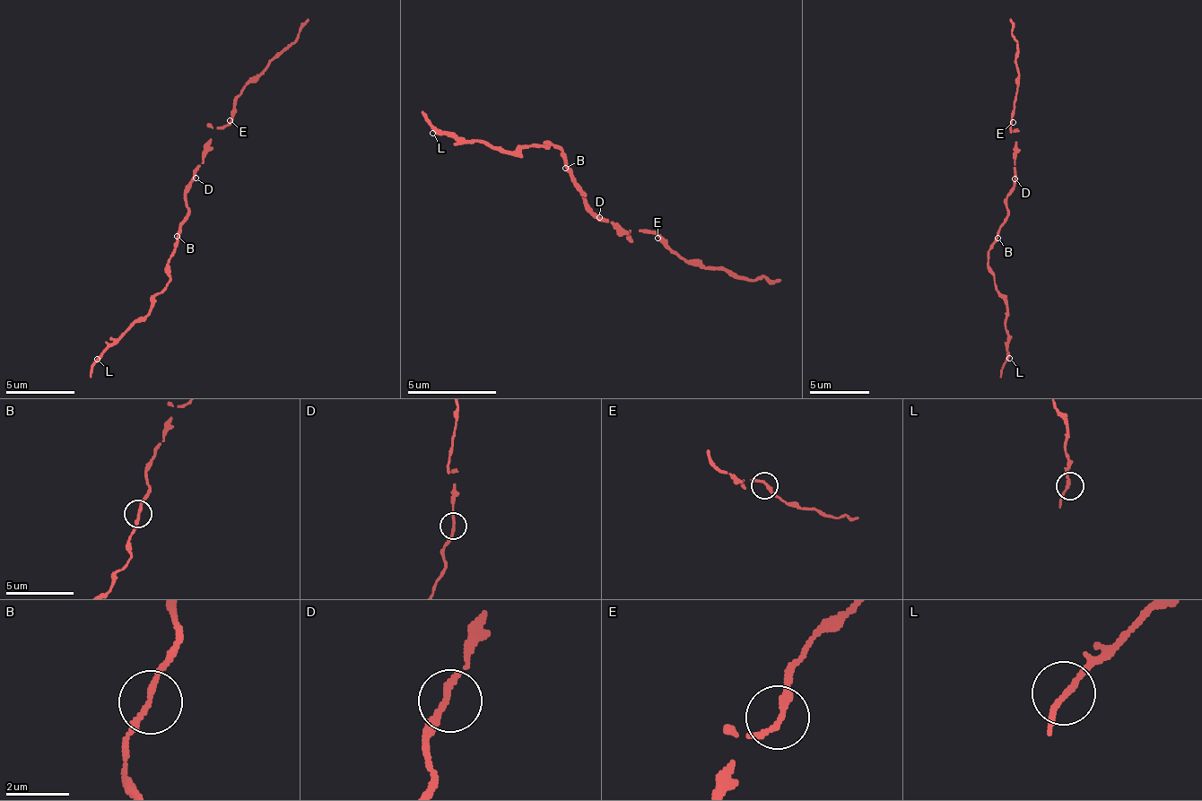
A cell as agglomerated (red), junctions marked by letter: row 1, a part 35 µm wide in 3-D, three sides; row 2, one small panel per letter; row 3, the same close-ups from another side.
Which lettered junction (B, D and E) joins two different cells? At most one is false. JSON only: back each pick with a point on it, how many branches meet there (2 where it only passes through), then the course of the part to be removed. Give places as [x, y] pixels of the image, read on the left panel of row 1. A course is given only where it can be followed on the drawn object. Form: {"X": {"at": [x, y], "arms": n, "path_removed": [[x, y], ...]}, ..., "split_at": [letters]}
{"B": {"at": [177, 236], "arms": 2, "path_removed": [[178, 235], [167, 285], [148, 311], [95, 361], [91, 377]]}, "split_at": ["B"]}

